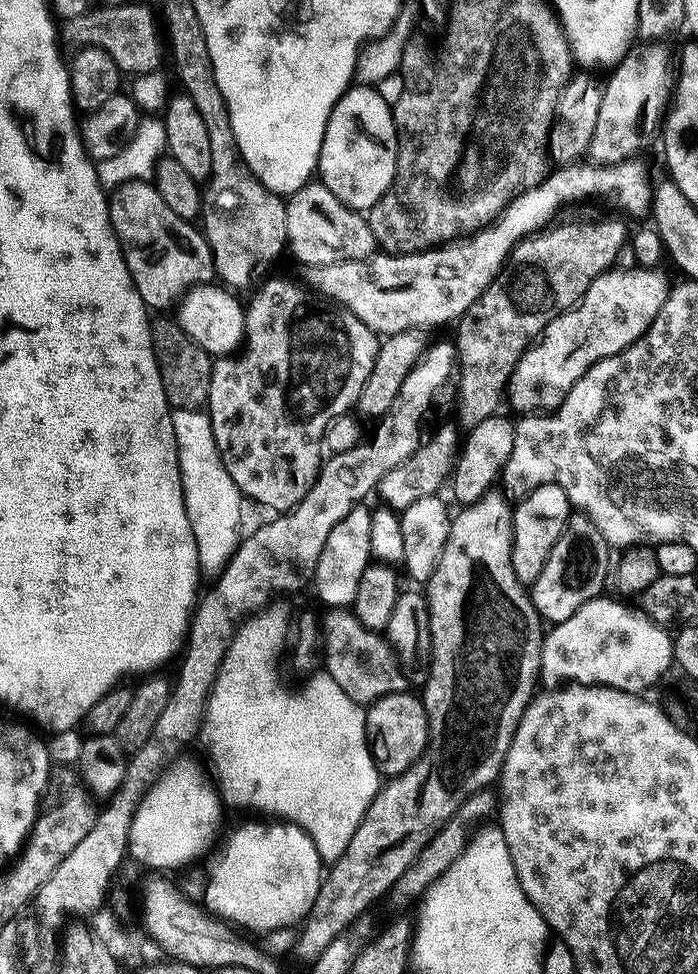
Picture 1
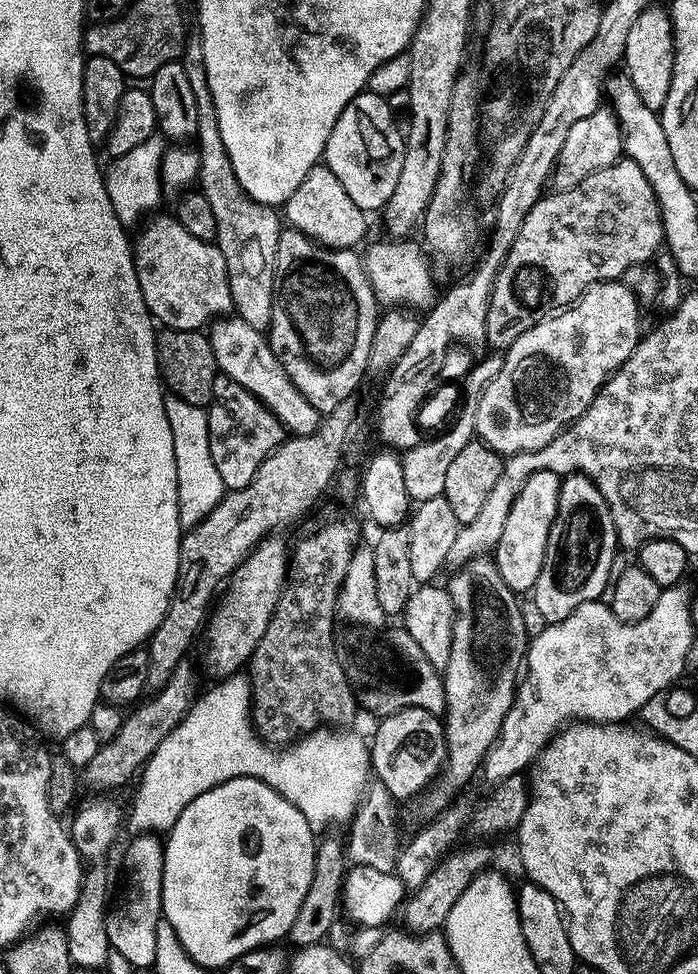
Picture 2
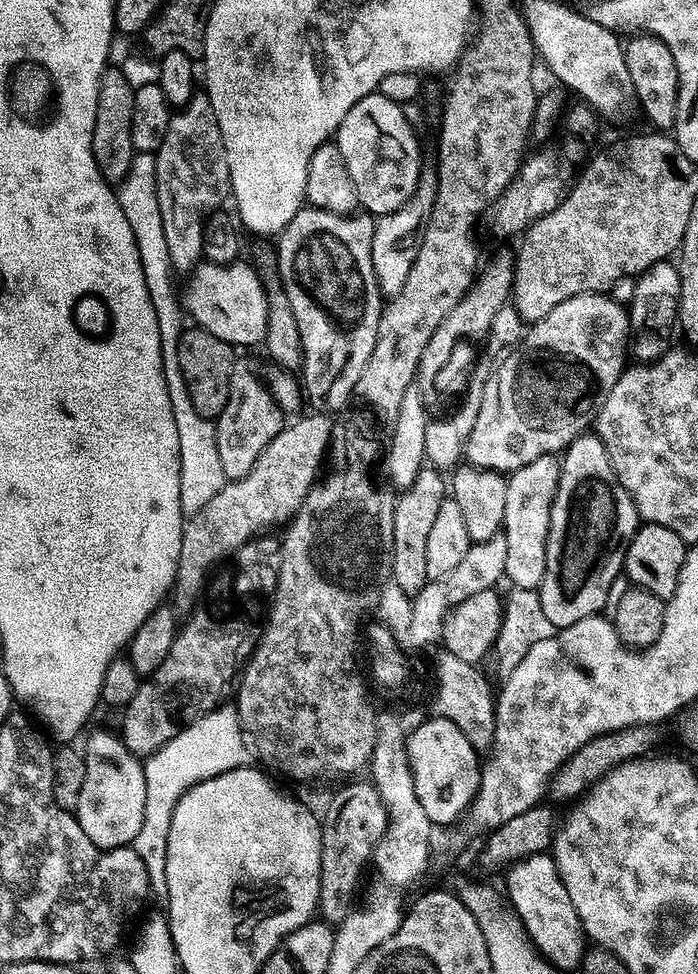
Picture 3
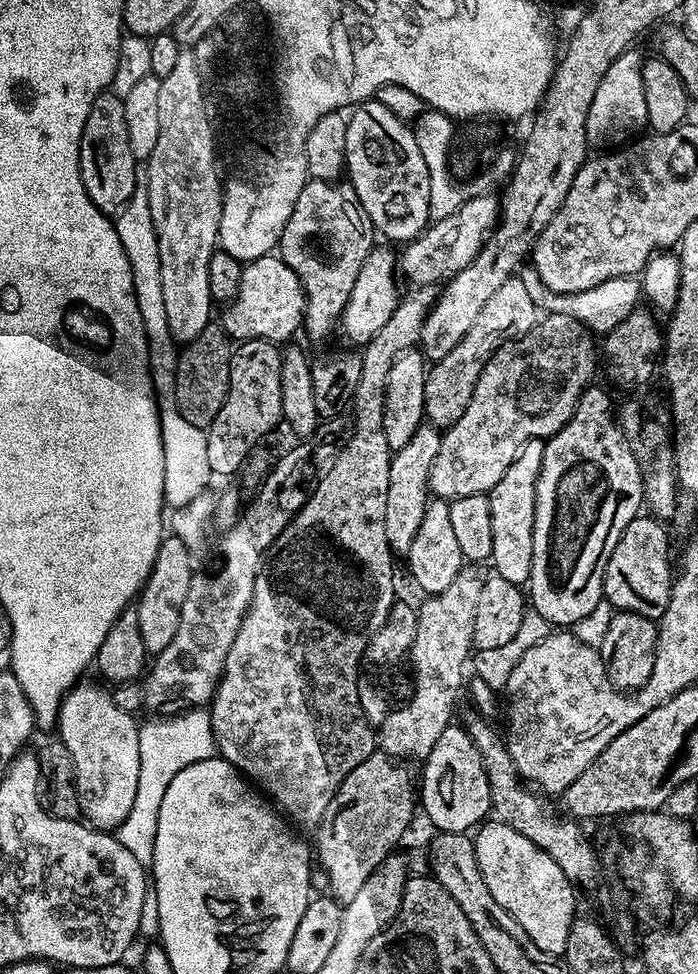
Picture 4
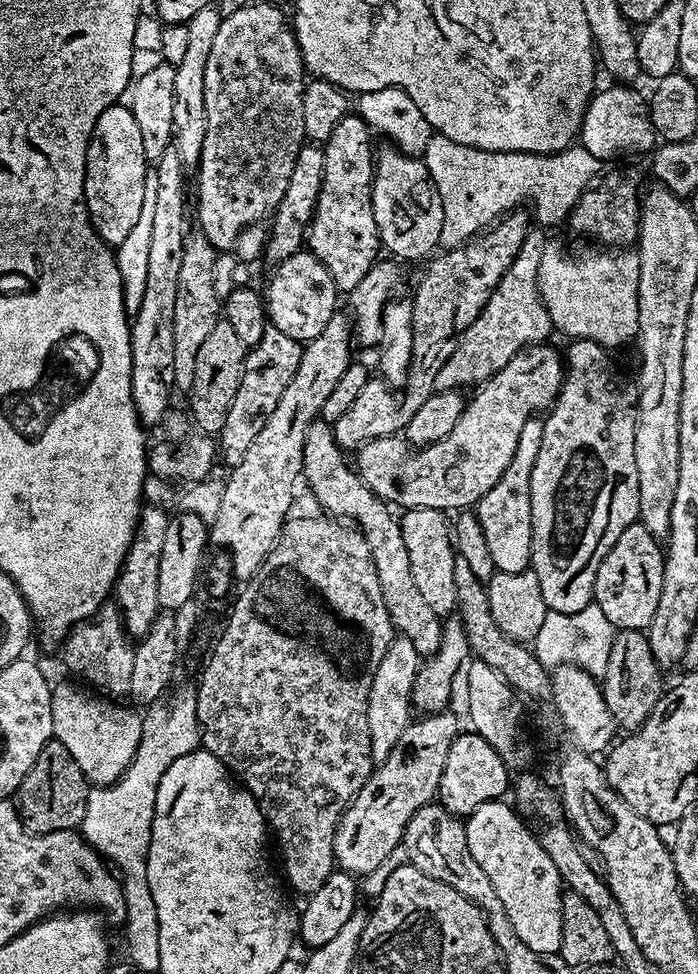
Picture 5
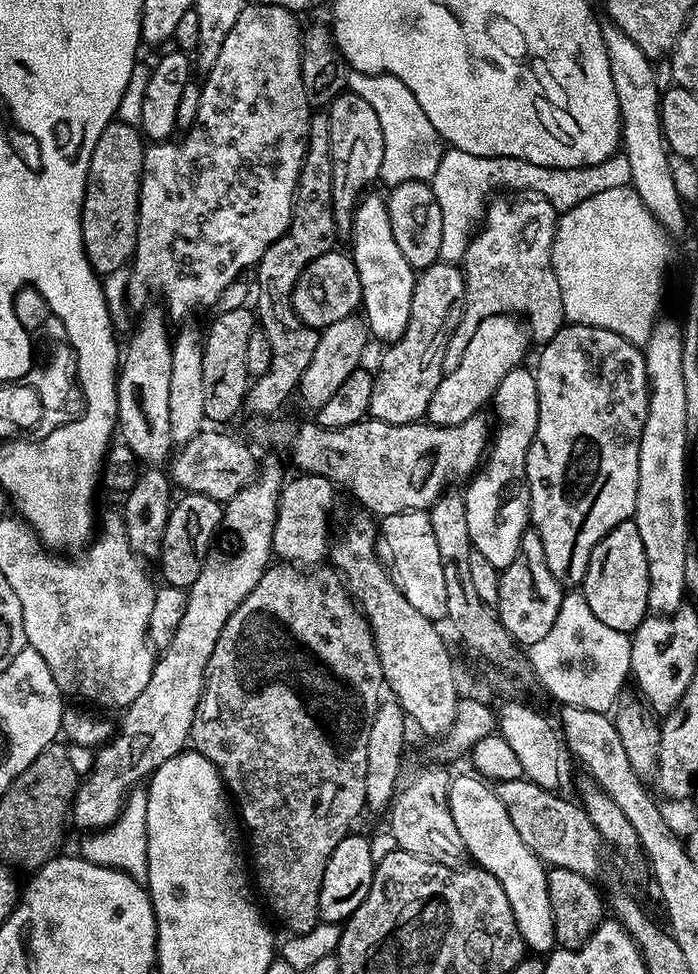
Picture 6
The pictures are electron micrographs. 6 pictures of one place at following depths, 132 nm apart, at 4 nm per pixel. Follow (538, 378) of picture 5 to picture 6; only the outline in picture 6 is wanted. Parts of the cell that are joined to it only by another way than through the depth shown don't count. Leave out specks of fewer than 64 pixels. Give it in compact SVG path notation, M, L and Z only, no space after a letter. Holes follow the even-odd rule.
M477 414L454 426L427 422L391 424L365 418L341 428L325 428L320 422L300 424L296 432L284 424L264 422L260 436L272 444L288 444L288 452L301 473L325 476L333 485L353 492L364 507L361 509L383 518L415 508L427 510L451 480L464 482L475 473L490 443L490 424L482 417Z

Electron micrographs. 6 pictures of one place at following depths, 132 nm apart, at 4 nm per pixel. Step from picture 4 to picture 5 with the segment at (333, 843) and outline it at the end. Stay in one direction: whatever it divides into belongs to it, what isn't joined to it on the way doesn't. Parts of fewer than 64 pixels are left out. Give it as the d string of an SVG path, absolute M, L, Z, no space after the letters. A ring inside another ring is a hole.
M452 710L424 714L419 718L413 719L408 728L402 730L402 738L398 738L394 750L390 750L388 757L373 767L372 775L362 786L362 790L358 790L358 794L348 803L348 808L340 815L334 834L334 854L339 871L350 872L357 878L378 871L391 858L392 851L401 847L410 818L414 818L419 808L437 799L442 770L446 766L446 754L450 754L450 746L454 738L460 735L462 725L456 721Z

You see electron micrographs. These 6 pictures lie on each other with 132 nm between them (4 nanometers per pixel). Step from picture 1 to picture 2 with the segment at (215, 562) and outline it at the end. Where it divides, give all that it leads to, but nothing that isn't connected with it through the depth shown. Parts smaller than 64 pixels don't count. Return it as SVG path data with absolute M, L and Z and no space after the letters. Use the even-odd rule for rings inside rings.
M169 395L165 399L166 419L170 422L170 430L174 434L174 462L178 466L178 514L181 525L201 524L203 520L218 506L224 497L225 487L218 475L218 466L214 466L214 458L210 454L210 434L208 433L208 414L205 409L190 406L182 398Z

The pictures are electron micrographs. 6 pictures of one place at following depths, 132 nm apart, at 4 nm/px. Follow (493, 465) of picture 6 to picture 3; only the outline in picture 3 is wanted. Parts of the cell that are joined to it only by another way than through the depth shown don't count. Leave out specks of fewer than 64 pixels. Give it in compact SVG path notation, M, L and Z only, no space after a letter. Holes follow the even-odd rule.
M555 455L534 458L507 477L506 510L502 538L506 542L504 575L513 588L539 589L546 564L546 538L552 499L560 477L560 461Z

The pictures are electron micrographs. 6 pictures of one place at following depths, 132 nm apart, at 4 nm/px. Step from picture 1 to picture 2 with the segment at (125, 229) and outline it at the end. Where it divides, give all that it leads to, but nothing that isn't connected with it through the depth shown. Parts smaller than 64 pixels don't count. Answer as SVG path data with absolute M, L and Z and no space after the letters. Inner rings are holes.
M153 215L139 229L141 232L134 236L134 259L138 274L138 286L142 286L142 298L146 302L153 321L160 323L161 320L161 325L164 328L195 332L203 329L209 321L213 322L221 317L227 317L233 311L226 258L222 258L215 243L194 238L194 234L190 234L190 230L186 230L186 226L182 226L175 215L160 215Z

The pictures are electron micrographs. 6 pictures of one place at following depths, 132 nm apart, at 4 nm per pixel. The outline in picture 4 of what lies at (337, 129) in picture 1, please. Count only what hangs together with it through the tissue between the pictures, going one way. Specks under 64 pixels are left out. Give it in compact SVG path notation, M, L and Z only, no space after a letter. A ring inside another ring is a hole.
M373 98L363 105L364 116L368 120L350 122L346 126L346 176L354 191L358 194L364 213L377 233L389 236L392 240L409 242L415 240L430 224L428 211L430 210L430 173L426 168L426 161L418 150L417 143L406 138L400 131L406 128L405 121L399 120L390 110L380 105L380 101Z

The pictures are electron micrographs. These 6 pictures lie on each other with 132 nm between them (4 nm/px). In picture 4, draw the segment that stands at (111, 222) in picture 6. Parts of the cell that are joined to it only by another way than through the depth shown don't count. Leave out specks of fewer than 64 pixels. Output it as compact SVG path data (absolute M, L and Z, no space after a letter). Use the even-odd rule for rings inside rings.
M102 94L92 104L90 114L86 118L86 126L82 130L80 139L80 177L86 186L86 194L98 210L109 214L115 214L121 208L126 206L126 202L134 194L136 185L136 173L138 171L138 161L130 150L130 134L126 134L124 126L124 117L121 115L122 104L119 99L116 100L109 94Z

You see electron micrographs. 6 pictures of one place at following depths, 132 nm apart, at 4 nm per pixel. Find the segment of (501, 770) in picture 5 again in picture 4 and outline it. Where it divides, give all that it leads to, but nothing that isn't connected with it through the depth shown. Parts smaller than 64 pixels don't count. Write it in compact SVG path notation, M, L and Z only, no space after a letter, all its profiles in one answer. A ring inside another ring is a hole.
M456 727L442 730L442 738L434 742L430 754L423 761L424 785L419 785L418 796L422 801L422 812L428 815L433 829L467 833L492 812L492 799L482 754L467 730Z

